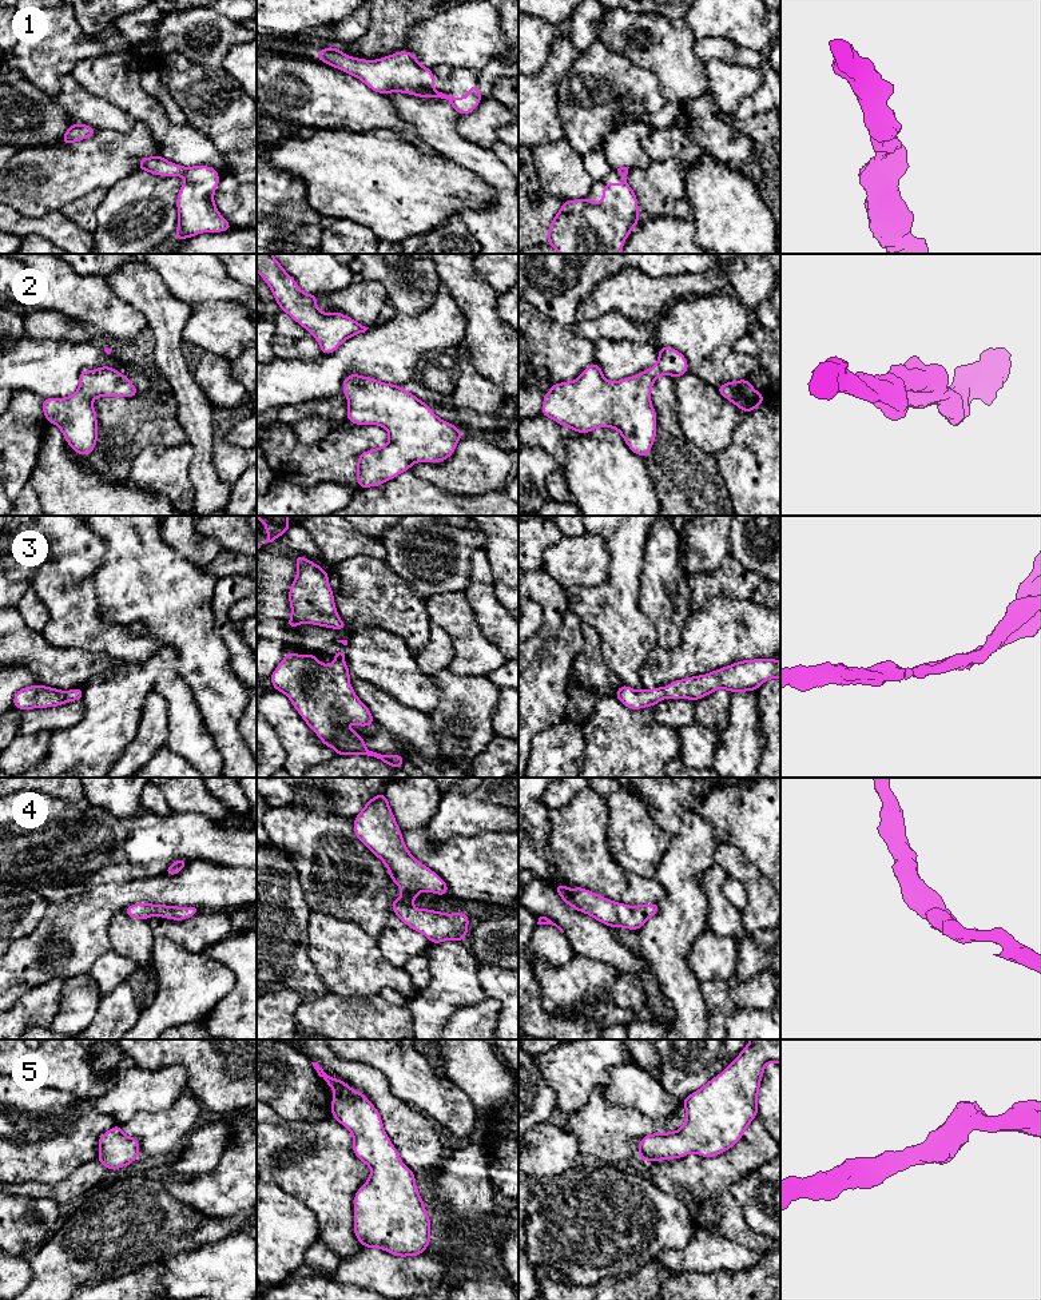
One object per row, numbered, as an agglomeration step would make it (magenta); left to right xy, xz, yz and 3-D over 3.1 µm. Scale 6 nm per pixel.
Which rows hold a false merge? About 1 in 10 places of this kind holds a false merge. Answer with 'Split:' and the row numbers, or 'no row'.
Split: no row

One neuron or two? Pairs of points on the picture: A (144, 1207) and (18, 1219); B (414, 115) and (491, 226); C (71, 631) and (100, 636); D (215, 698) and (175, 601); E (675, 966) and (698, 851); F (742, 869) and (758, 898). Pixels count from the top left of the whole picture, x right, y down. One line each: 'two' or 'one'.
A: two
B: one
C: one
D: one
E: one
F: one

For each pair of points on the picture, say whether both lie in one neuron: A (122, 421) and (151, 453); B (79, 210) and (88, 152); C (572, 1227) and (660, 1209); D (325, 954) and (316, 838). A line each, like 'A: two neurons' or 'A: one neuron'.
A: two neurons
B: two neurons
C: one neuron
D: two neurons

